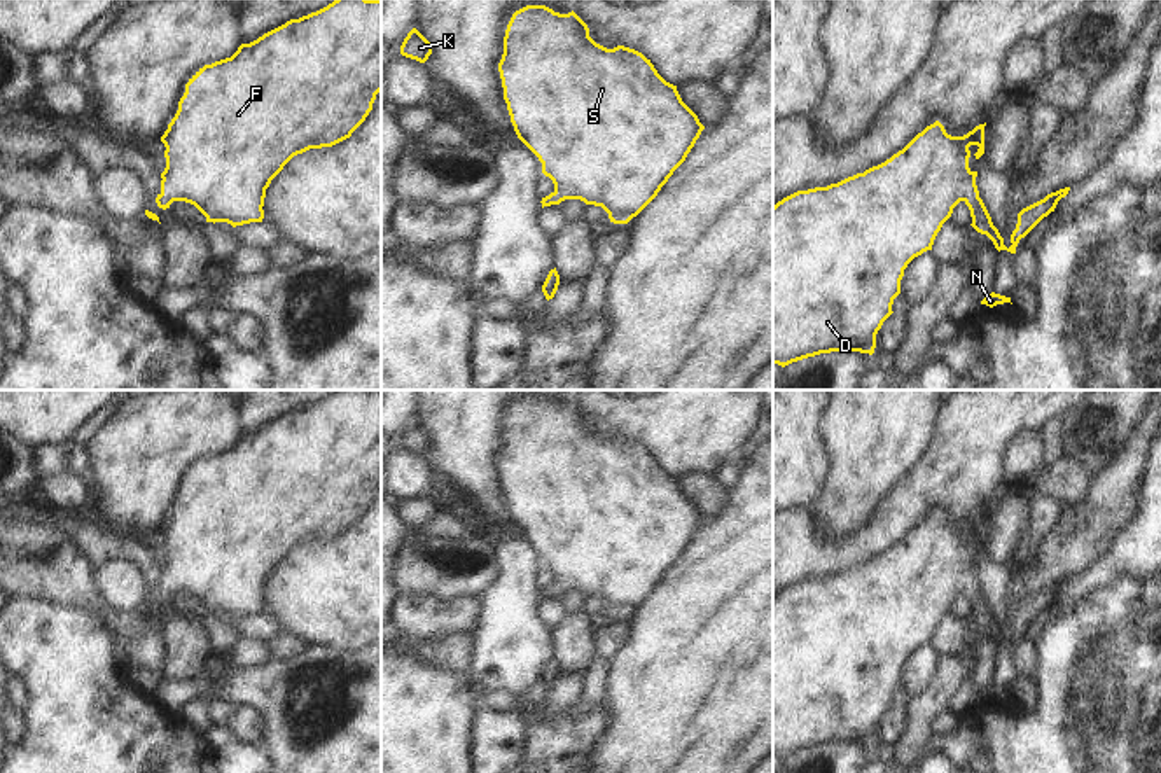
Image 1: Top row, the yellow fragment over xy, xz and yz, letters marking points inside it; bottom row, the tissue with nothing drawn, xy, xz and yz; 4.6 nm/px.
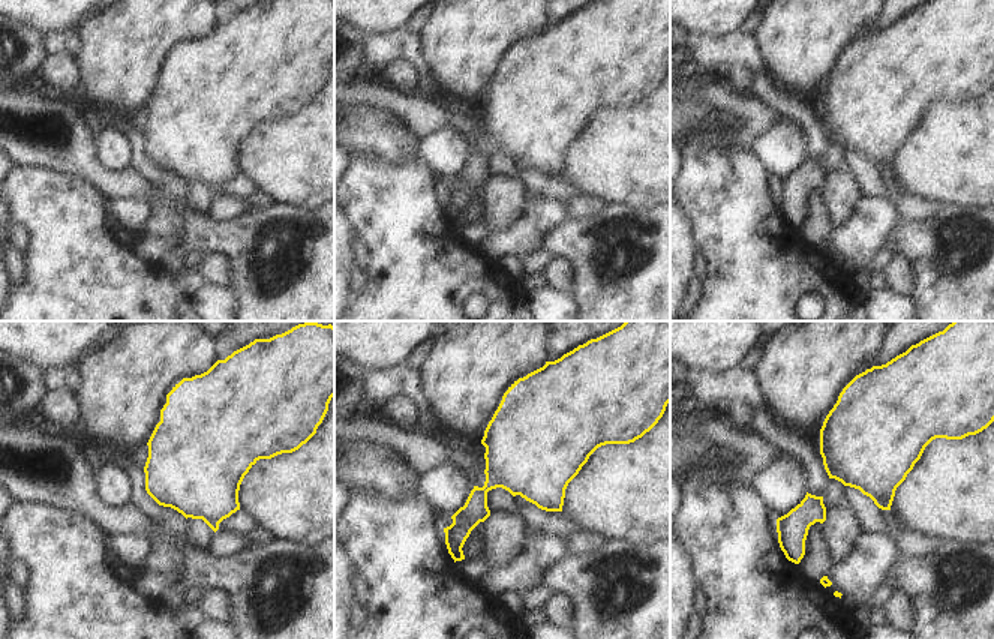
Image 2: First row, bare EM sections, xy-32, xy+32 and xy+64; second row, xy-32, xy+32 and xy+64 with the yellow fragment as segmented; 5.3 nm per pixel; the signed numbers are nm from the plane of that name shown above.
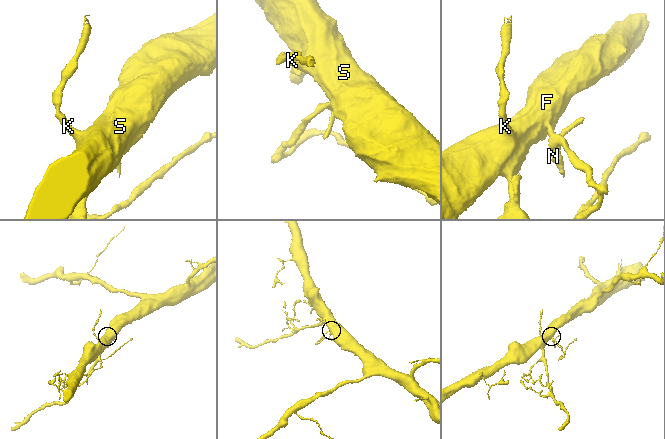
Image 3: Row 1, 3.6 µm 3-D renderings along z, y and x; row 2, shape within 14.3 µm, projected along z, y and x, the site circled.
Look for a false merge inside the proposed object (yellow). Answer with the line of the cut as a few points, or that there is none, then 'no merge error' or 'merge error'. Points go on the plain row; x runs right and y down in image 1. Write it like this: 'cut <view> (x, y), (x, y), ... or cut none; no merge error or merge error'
cut none; no merge error

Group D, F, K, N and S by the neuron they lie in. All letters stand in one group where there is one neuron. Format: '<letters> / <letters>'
D F K N S

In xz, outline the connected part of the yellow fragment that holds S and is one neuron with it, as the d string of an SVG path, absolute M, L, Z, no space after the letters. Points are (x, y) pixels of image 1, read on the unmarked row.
M546 397L516 402L505 421L498 463L514 523L554 575L554 582L542 589L542 600L580 591L601 598L610 614L628 616L657 588L705 521L682 493L677 477L666 474L650 451L624 437L607 441L596 435L587 416L574 402L560 406Z

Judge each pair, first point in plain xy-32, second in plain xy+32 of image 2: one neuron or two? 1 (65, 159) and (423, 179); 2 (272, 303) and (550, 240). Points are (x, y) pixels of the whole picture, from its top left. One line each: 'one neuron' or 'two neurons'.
1: two neurons
2: one neuron

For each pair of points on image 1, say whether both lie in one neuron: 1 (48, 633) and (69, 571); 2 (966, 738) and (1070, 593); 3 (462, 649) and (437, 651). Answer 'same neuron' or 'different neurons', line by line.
1: different neurons
2: different neurons
3: same neuron

